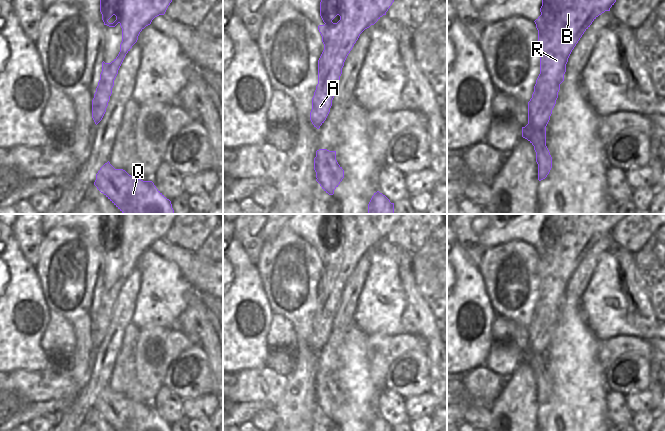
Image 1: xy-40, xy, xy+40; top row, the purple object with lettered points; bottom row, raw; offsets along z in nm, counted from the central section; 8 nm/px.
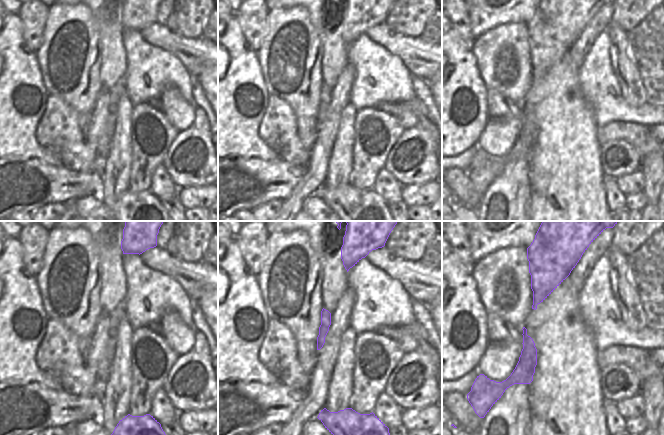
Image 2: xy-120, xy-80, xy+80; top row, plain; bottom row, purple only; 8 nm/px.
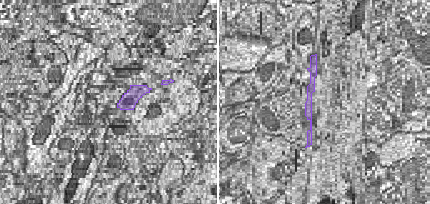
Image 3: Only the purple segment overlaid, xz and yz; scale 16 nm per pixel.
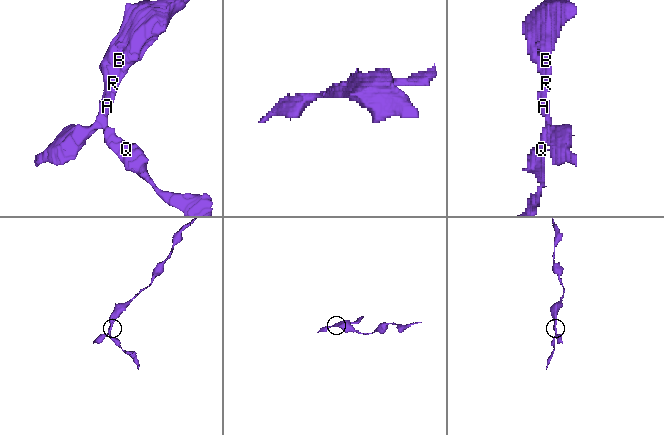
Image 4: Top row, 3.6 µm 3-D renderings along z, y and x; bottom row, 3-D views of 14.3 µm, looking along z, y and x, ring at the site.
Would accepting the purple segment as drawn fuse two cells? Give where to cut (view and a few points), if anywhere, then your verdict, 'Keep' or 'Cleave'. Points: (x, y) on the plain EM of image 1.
Split along xy (316, 378), (319, 390), (319, 400), (317, 402). Cleave

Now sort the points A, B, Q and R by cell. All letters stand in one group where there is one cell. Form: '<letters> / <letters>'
A B R / Q

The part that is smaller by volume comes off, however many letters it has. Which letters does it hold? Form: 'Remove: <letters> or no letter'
Remove: Q

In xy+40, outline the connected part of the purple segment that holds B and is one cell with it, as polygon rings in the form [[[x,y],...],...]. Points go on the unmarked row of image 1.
[[[548,214],[542,224],[541,239],[534,245],[538,254],[538,276],[540,278],[540,298],[534,310],[532,322],[528,326],[528,348],[522,351],[522,361],[527,363],[536,376],[538,388],[538,404],[545,403],[546,390],[550,388],[550,376],[546,370],[546,350],[558,322],[560,308],[564,305],[568,282],[592,246],[605,235],[610,235],[616,224],[628,214]]]

